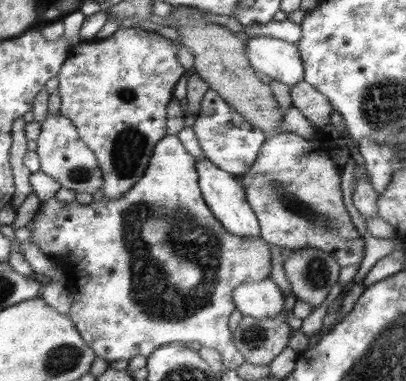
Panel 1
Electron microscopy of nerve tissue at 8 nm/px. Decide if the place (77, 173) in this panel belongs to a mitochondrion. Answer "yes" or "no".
yes

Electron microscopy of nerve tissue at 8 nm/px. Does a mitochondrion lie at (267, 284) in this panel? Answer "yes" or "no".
no

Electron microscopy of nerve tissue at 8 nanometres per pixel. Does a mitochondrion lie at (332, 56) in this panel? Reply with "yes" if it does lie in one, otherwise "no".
no

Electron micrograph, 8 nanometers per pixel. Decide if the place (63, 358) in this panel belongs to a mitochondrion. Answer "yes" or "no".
yes

